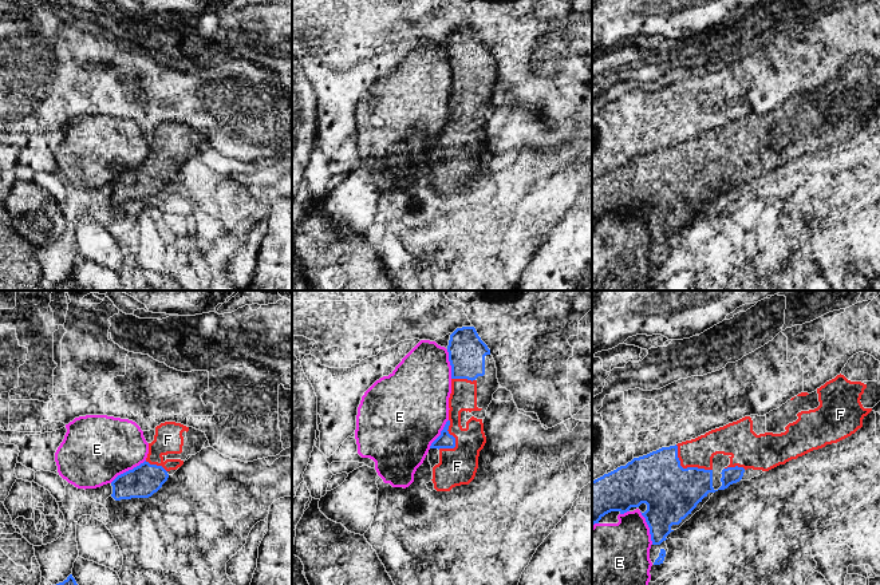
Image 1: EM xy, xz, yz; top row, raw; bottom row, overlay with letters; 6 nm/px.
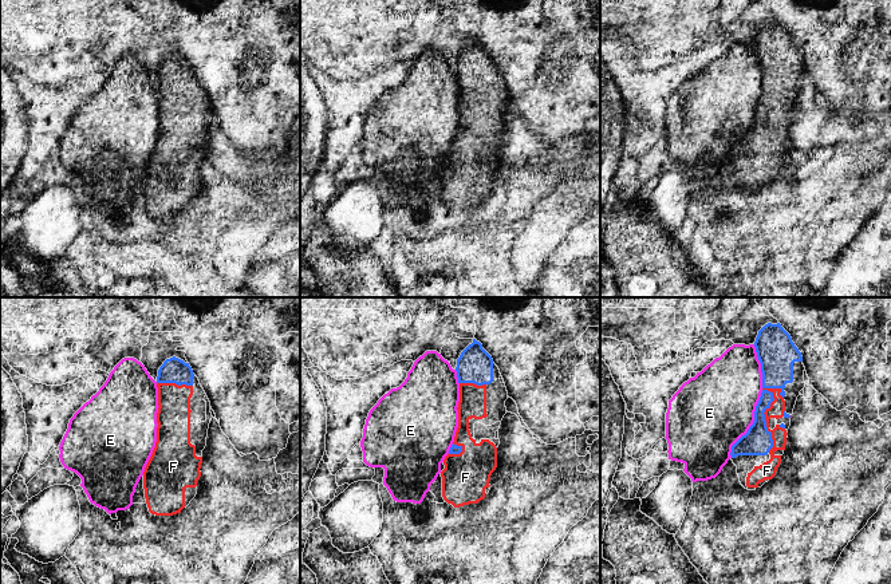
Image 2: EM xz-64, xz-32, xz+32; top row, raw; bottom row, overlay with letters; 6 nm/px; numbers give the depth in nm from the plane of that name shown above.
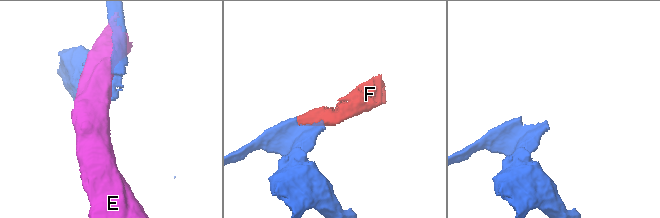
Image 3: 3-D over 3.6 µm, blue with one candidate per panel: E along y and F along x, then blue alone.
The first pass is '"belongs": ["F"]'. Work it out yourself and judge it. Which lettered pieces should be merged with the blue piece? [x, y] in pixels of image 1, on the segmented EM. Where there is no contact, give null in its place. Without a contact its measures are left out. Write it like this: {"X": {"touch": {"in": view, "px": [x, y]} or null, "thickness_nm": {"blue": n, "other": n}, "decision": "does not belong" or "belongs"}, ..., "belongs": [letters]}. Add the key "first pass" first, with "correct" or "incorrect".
{"first pass": "correct", "E": {"touch": {"in": "xy", "px": [129, 470]}, "thickness_nm": {"blue": 190, "other": 400}, "decision": "does not belong"}, "F": {"touch": {"in": "yz", "px": [687, 467]}, "thickness_nm": {"blue": 320, "other": 180}, "decision": "belongs"}, "belongs": ["F"]}

